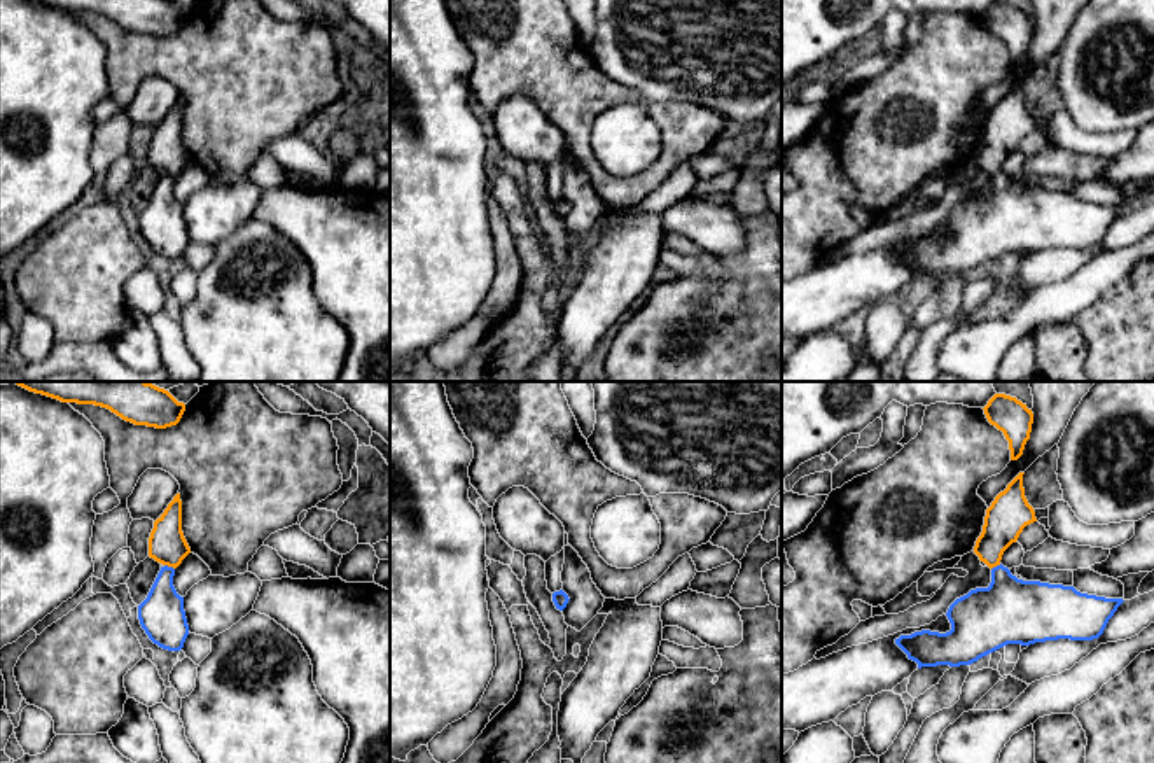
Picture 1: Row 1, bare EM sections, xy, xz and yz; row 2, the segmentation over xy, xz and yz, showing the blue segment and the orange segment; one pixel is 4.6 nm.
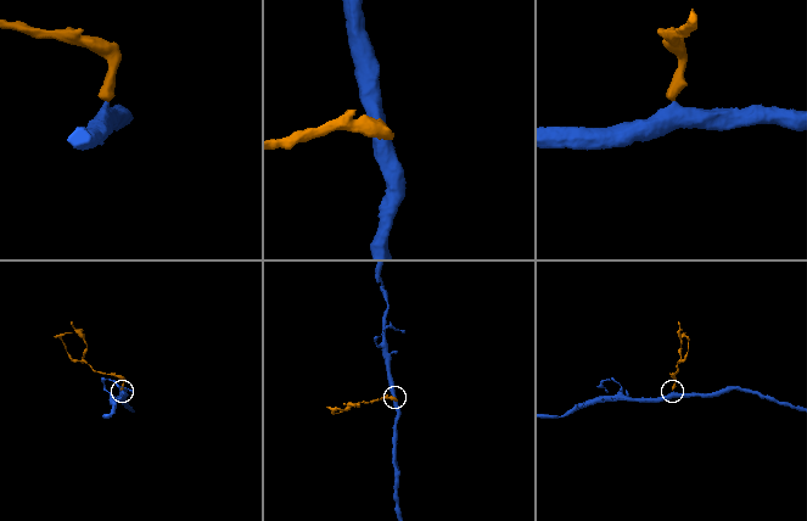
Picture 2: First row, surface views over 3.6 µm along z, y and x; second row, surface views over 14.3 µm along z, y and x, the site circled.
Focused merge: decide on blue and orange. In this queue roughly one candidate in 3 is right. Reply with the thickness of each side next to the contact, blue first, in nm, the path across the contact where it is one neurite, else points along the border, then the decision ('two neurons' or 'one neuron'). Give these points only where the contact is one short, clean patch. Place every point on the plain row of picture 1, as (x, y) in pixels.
calibres 220 and 180 nm; way xy (161, 223), (163, 189), (170, 175), (170, 156), (166, 153); one neuron

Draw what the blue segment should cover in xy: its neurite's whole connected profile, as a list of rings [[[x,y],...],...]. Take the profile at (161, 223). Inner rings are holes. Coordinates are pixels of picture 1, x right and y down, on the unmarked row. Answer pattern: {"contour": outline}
{"contour": [[[177,102],[154,130],[149,164],[163,175],[147,206],[138,214],[142,236],[154,252],[168,259],[180,259],[189,243],[184,205],[173,194],[175,177],[189,161],[191,156],[182,140],[182,108]]]}

